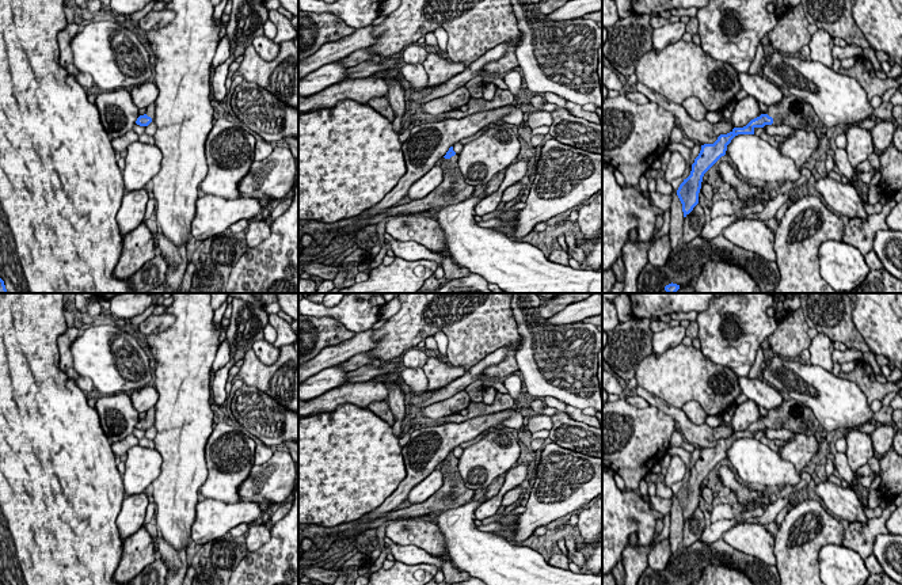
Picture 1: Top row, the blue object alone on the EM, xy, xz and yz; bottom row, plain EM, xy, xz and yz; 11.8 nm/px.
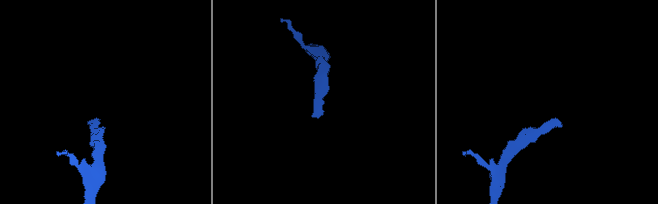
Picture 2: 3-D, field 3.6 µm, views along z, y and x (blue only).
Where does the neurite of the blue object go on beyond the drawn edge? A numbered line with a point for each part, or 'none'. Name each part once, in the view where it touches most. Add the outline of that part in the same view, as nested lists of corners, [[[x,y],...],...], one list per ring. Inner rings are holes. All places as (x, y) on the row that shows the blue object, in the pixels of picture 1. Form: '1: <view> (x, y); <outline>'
1: yz (794, 111); [[[795,95],[784,96],[779,105],[768,106],[765,114],[773,118],[772,125],[788,125],[807,132],[814,132],[819,122],[812,106]]]

